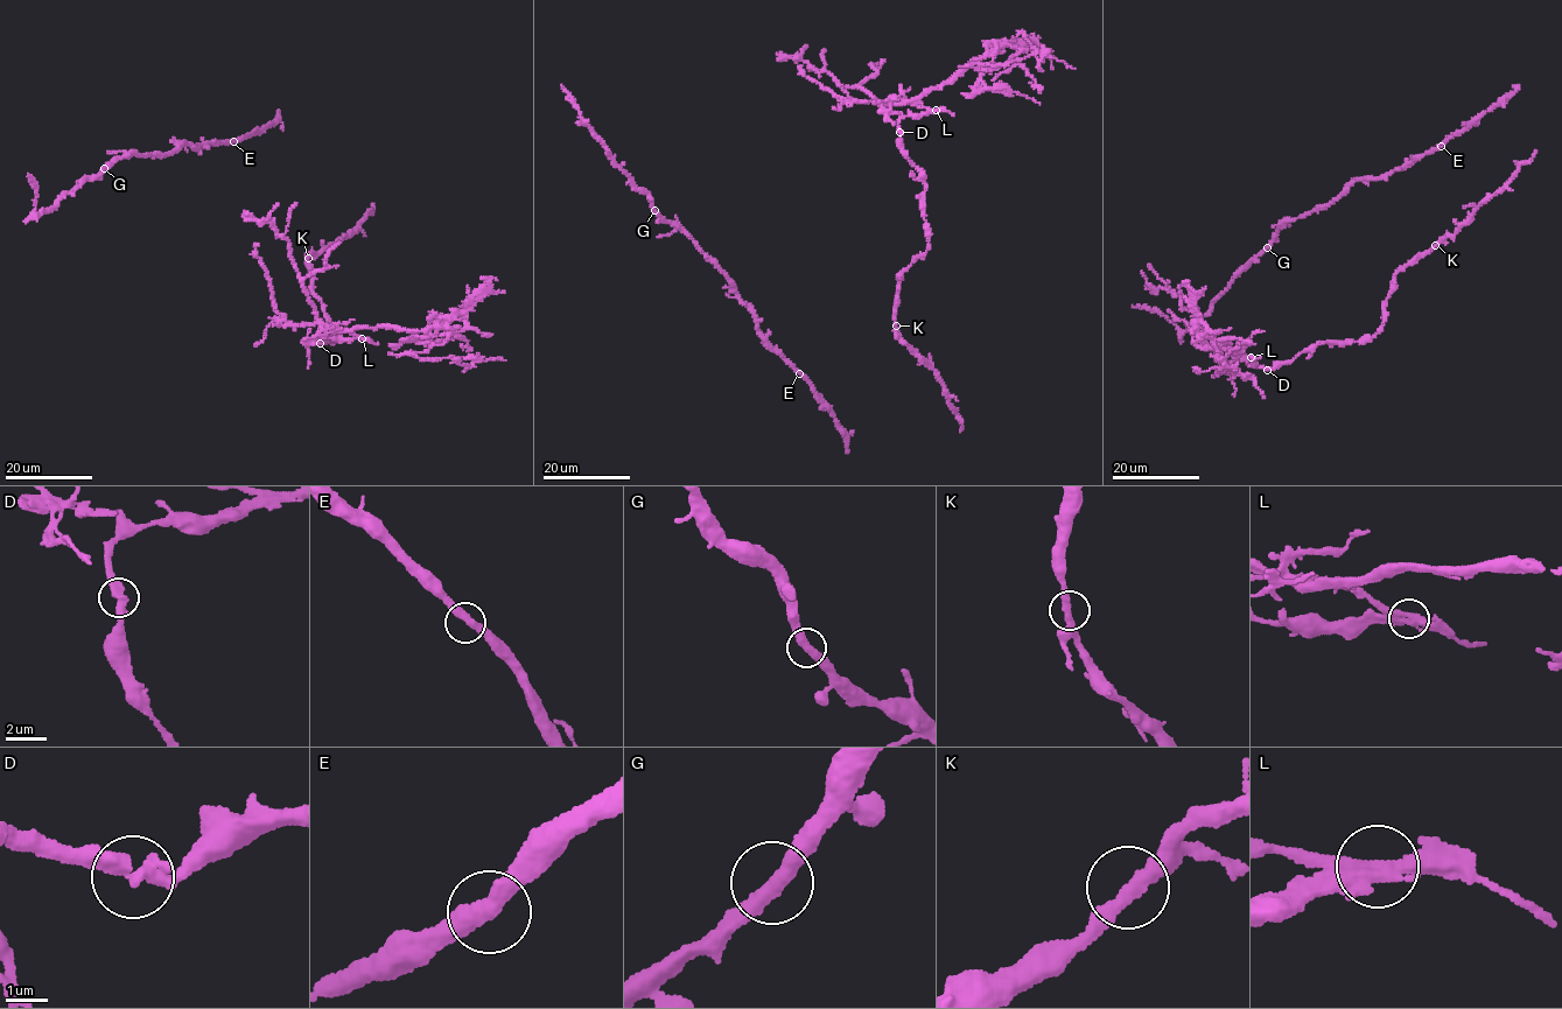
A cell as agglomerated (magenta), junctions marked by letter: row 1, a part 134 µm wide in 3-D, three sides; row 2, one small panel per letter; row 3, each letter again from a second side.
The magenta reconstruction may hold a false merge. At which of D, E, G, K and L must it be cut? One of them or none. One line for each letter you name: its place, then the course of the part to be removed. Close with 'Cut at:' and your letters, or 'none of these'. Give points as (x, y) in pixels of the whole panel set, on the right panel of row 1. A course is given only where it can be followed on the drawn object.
L: Place: (1251, 357). Course of the part to remove: (1251, 358), (1211, 348), (1198, 338), (1205, 335), (1225, 361), (1219, 370), (1219, 358), (1227, 366), (1199, 375)
Cut at: L

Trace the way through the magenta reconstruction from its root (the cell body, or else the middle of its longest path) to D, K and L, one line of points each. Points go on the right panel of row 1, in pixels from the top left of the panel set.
D: (1486, 201), (1452, 236), (1442, 238), (1396, 274), (1384, 326), (1373, 336), (1318, 342), (1267, 369)
K: (1486, 201), (1452, 236), (1442, 238), (1435, 245)
L: (1486, 201), (1452, 236), (1396, 274), (1384, 326), (1373, 336), (1318, 342), (1272, 370), (1253, 365), (1251, 358)

